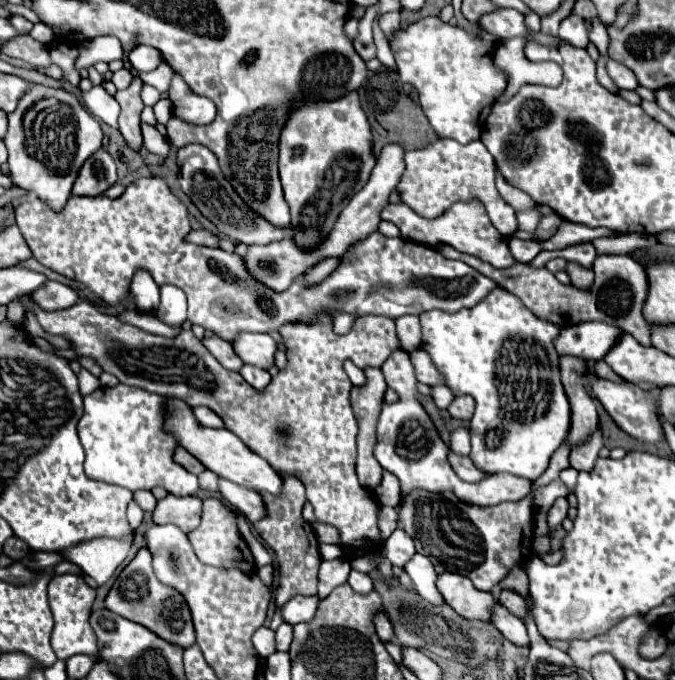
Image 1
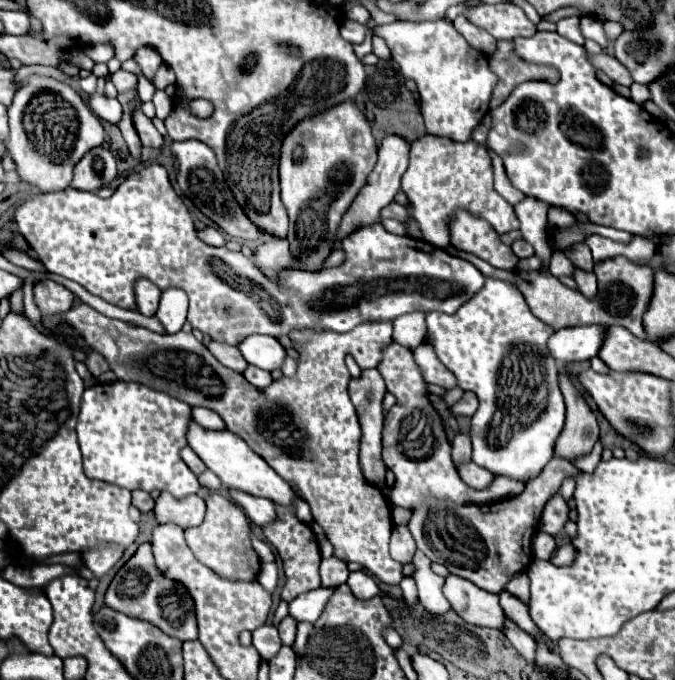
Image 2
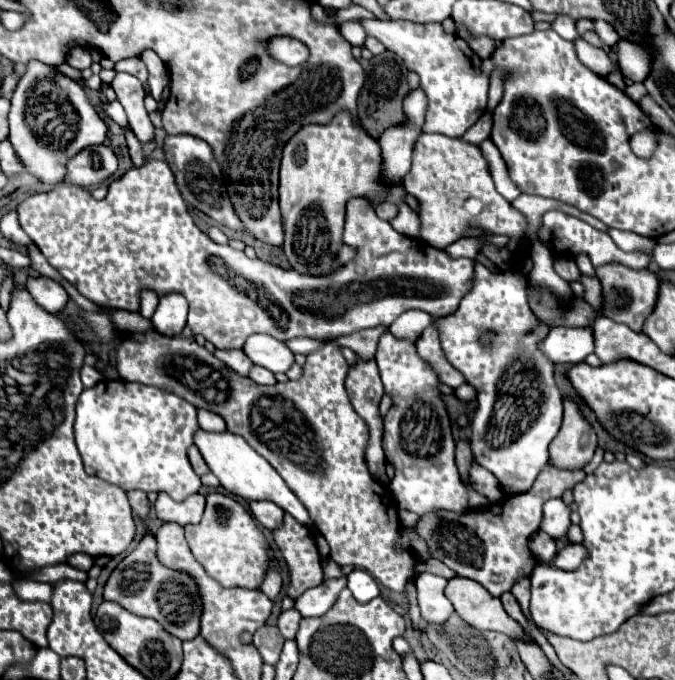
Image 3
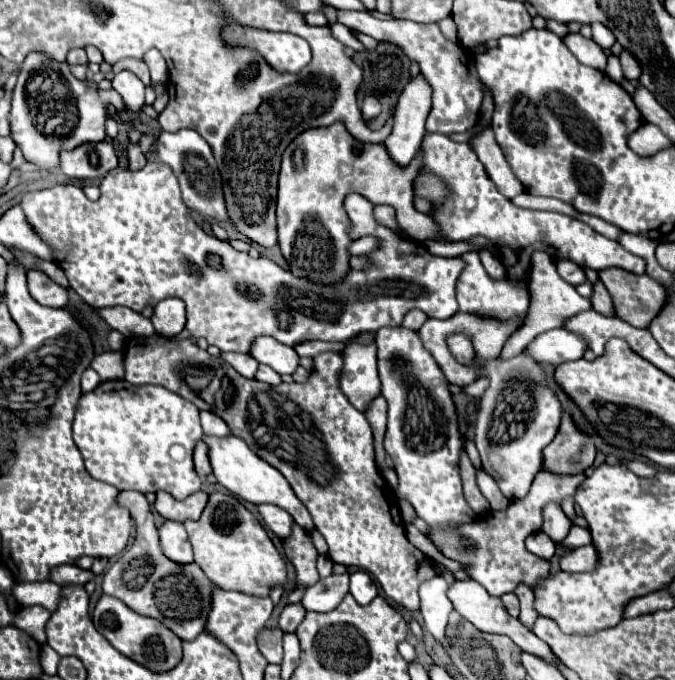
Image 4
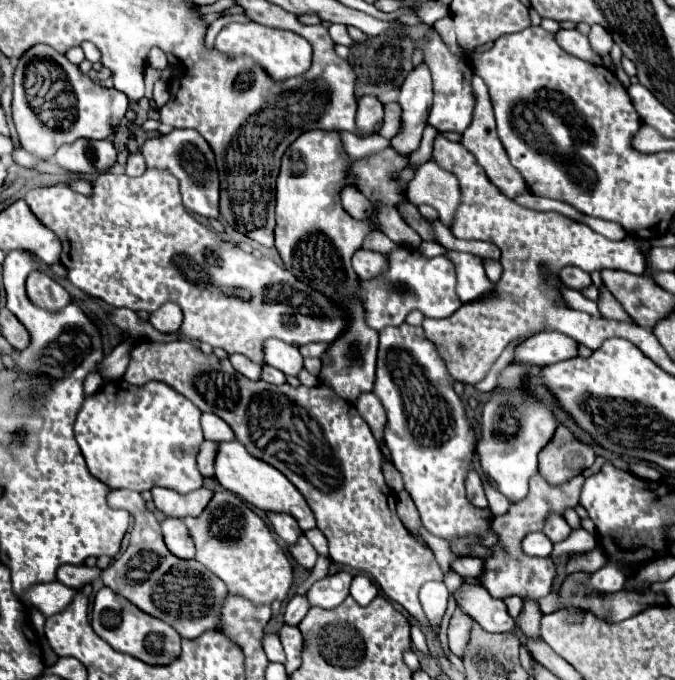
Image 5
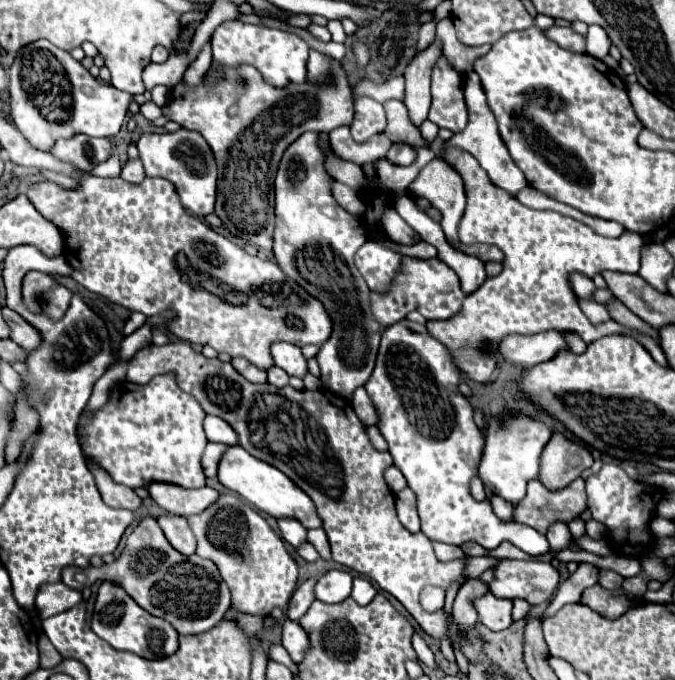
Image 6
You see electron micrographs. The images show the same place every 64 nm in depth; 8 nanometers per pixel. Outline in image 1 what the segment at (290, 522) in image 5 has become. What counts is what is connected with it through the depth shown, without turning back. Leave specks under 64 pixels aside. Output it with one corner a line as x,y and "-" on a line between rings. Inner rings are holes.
218,478
218,492
232,508
242,512
250,522
260,520
260,516
264,516
264,502
260,500
260,496
254,490
234,484
230,480

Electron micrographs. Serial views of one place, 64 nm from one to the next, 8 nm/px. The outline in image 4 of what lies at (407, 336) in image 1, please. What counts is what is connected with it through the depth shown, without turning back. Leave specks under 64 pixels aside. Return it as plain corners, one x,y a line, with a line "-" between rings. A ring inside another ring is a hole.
410,310
410,312
404,316
400,328
406,328
406,330
414,330
414,332
418,332
426,320
428,320
428,316
424,316
424,312
420,312
420,310

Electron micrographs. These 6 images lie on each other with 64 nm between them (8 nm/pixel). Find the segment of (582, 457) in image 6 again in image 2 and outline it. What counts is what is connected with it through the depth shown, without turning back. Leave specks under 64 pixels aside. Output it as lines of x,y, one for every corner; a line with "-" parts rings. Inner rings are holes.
566,368
560,370
560,390
566,400
566,426
556,442
556,454
576,460
576,456
588,454
592,444
596,444
598,422
582,392
570,382

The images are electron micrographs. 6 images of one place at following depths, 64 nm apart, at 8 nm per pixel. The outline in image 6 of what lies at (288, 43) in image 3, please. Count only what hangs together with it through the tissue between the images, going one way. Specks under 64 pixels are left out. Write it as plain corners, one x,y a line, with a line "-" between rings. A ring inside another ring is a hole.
238,20
224,22
212,34
212,58
214,64
220,66
240,66
252,64
260,70
264,80
276,88
284,88
290,82
304,82
306,80
306,62
308,62
310,46
298,34
284,32
278,28
268,28
262,24
244,24

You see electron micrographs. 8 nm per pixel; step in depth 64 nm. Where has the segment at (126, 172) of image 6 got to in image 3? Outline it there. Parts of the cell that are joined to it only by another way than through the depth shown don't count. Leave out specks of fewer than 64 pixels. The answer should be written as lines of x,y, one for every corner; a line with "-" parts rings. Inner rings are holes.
124,126
124,134
126,134
126,142
128,142
128,150
130,150
134,166
142,166
144,164
144,156
142,156
142,144
140,144
140,140
134,136
130,126

